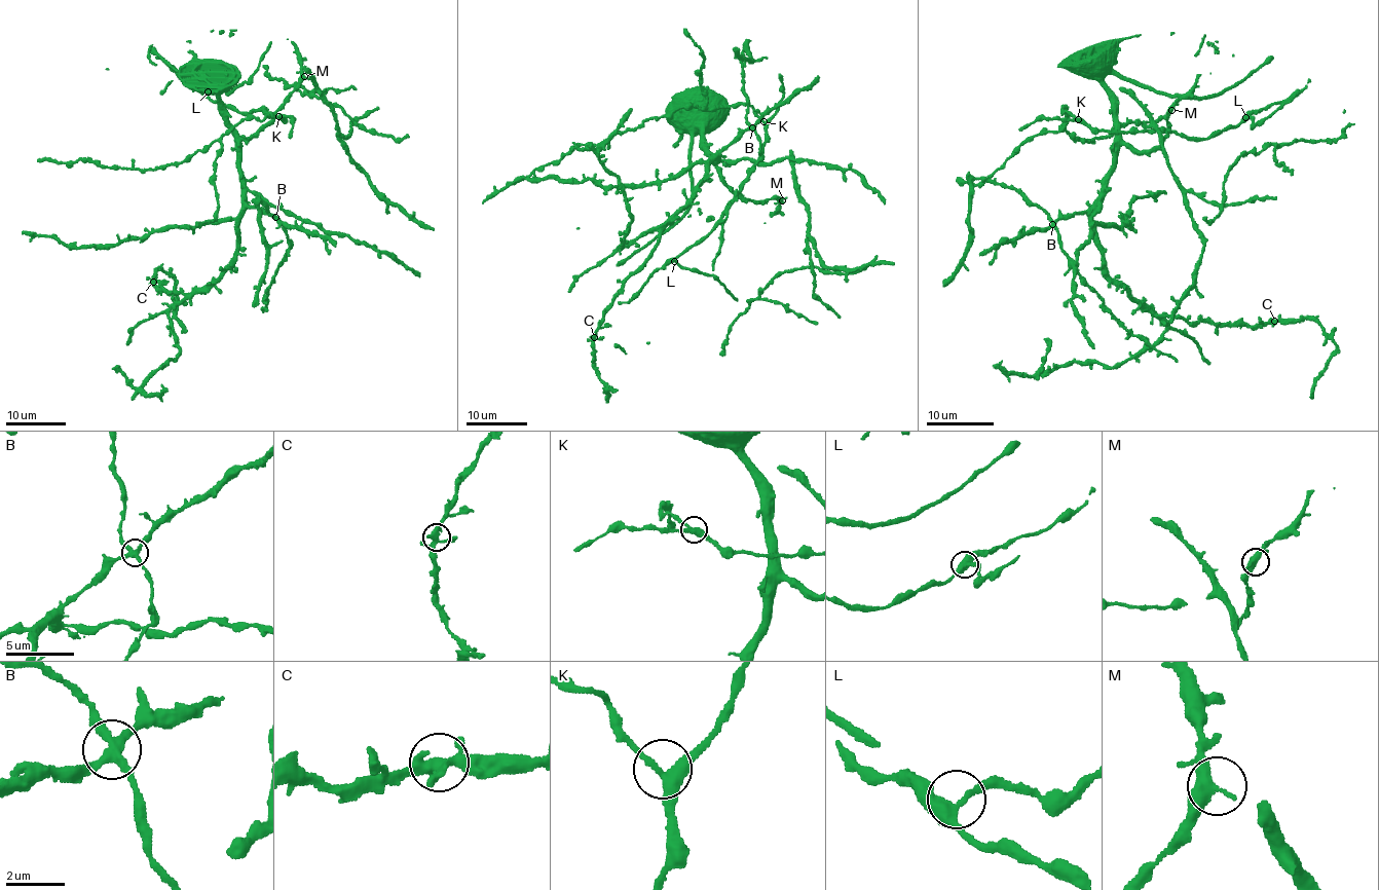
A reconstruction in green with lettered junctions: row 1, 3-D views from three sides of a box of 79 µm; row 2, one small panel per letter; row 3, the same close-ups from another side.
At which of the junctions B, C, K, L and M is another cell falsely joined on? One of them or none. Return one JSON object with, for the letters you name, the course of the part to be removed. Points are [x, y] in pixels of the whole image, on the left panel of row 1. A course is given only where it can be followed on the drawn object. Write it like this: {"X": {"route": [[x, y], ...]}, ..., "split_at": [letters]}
{"split_at": []}

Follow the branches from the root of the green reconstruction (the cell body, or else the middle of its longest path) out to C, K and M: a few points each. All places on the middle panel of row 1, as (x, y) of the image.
C: (716, 163), (713, 157), (698, 190), (659, 235), (651, 254), (625, 281), (594, 337)
K: (716, 163), (720, 179), (748, 199), (740, 192), (740, 185), (762, 152), (763, 121)
M: (716, 163), (720, 179), (741, 195), (756, 201), (774, 196), (782, 200)

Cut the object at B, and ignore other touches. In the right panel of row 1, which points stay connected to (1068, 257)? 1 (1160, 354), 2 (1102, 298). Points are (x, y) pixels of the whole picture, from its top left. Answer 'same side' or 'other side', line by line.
1: same side
2: same side

